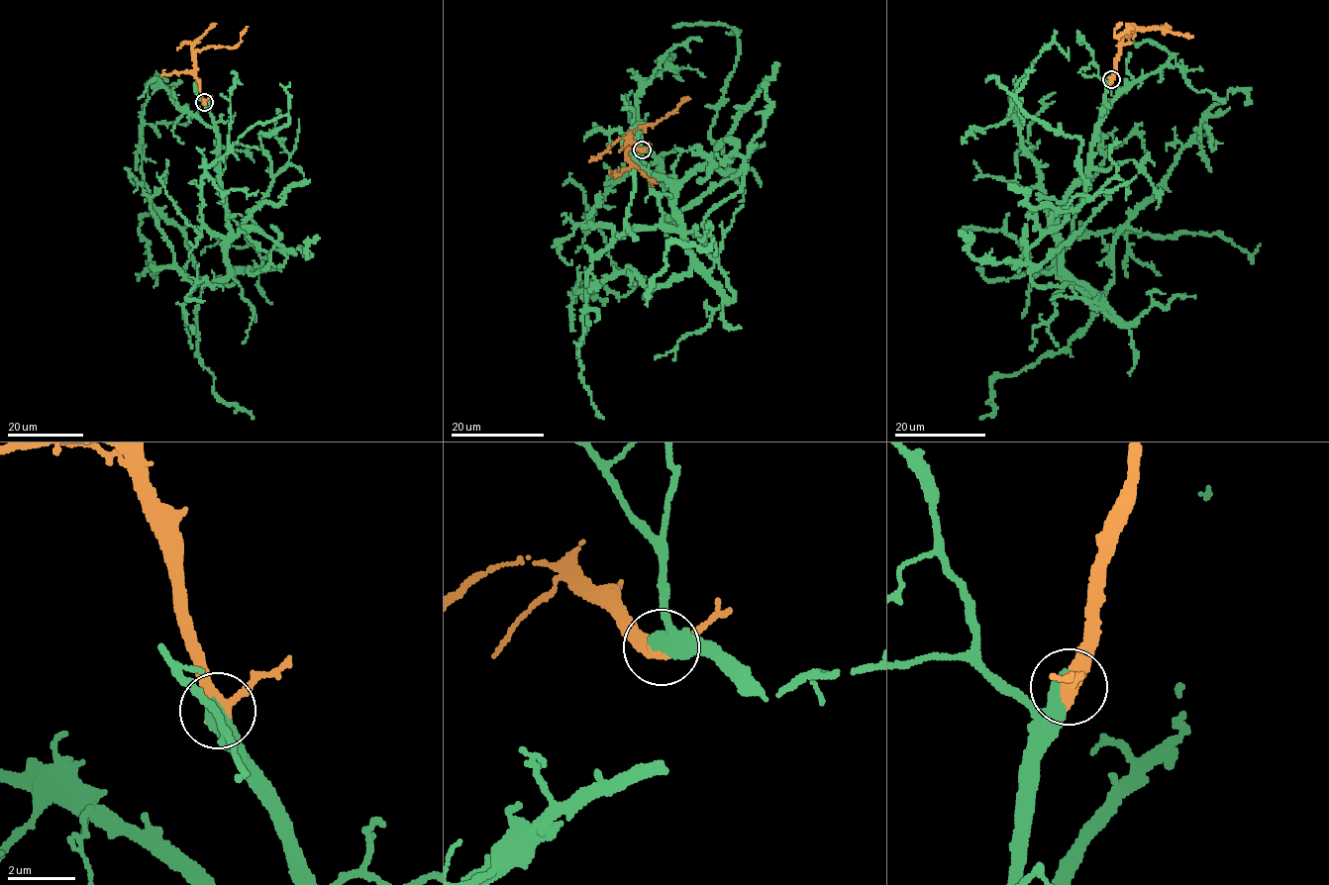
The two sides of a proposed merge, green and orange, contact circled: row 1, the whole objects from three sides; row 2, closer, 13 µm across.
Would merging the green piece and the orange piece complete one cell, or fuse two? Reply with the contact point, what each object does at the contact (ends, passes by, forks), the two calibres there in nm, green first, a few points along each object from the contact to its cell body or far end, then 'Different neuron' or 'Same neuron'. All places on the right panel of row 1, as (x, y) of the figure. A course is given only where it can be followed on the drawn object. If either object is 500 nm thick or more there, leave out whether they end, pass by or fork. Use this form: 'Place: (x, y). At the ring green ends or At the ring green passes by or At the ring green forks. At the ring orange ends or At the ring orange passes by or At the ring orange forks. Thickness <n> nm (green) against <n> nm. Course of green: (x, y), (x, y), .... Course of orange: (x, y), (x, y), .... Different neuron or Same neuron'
Place: (1111, 79). Thickness 550 nm (green) against 440 nm. Course of green: (1111, 79), (1091, 167), (1055, 223), (1061, 264), (1095, 306), (1115, 238), (1202, 120), (1213, 150), (1206, 124). Course of orange: (1111, 79), (1120, 40), (1135, 26), (1128, 24), (1127, 31), (1118, 38), (1115, 28), (1121, 23). Same neuron

